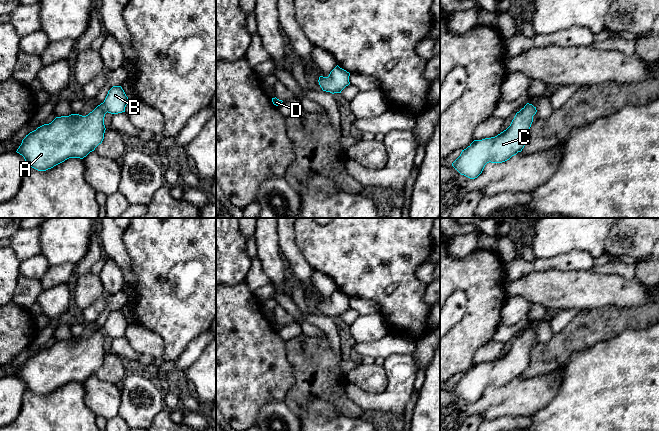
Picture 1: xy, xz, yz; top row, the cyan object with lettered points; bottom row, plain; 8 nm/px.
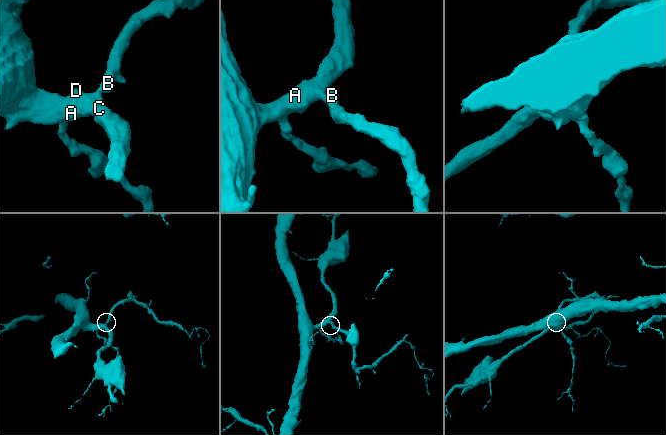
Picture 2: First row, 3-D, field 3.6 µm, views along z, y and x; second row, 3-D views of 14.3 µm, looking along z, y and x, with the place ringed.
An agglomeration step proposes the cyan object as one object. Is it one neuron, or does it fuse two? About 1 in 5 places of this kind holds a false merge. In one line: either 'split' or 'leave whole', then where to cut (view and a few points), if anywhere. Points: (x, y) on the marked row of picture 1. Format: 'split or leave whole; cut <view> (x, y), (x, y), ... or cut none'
leave whole; cut none

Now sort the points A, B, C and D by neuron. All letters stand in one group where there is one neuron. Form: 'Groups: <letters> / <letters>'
Groups: A B C D

